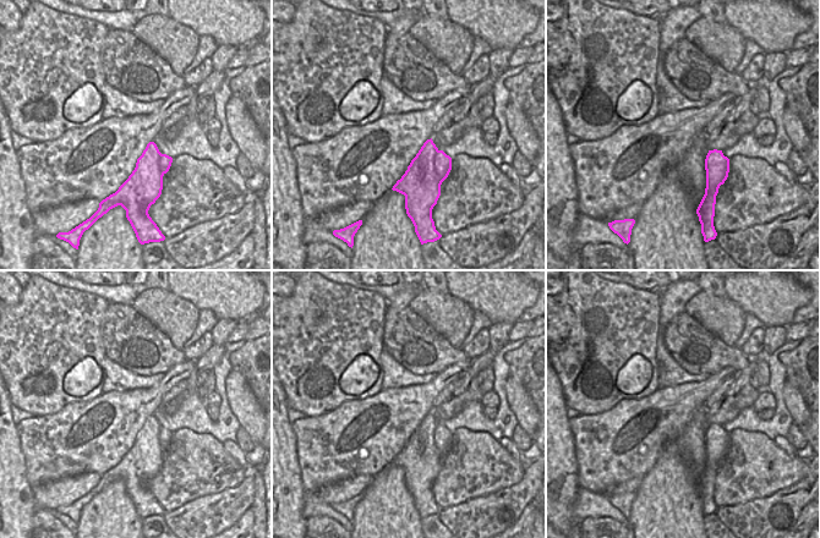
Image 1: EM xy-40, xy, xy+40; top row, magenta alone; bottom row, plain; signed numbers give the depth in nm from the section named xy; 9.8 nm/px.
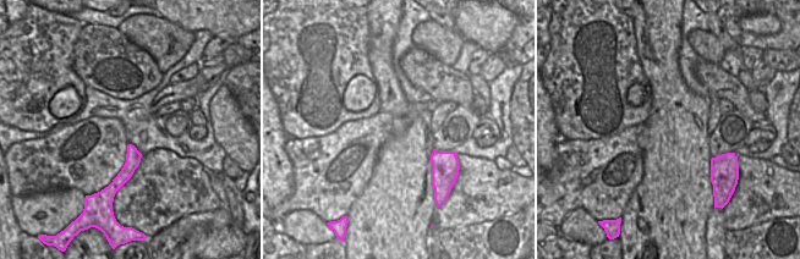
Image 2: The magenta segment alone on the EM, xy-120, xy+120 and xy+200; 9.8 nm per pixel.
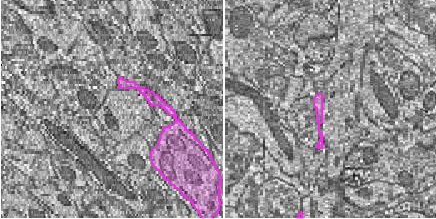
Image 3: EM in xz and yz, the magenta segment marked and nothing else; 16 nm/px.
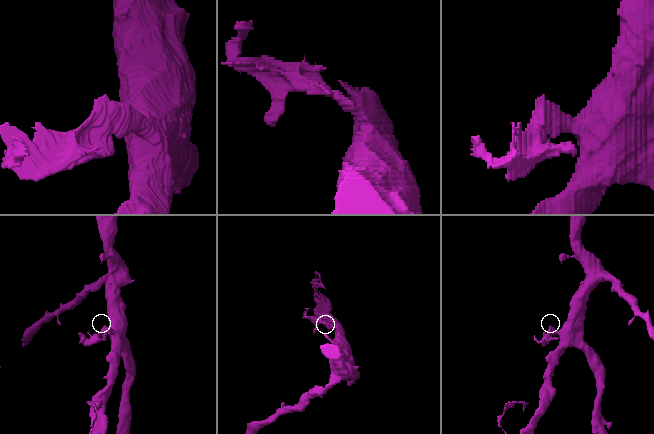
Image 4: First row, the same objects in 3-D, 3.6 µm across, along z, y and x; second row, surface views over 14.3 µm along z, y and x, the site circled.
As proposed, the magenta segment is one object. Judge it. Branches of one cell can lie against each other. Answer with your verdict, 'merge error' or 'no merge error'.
merge error

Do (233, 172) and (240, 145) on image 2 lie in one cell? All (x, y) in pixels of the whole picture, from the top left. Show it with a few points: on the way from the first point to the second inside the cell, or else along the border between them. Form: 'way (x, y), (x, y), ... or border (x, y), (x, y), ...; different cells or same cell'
border (226, 155), (244, 171); different cells

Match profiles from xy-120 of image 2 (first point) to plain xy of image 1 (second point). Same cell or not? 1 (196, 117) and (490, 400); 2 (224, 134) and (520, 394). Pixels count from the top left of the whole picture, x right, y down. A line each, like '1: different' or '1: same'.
1: same
2: same

